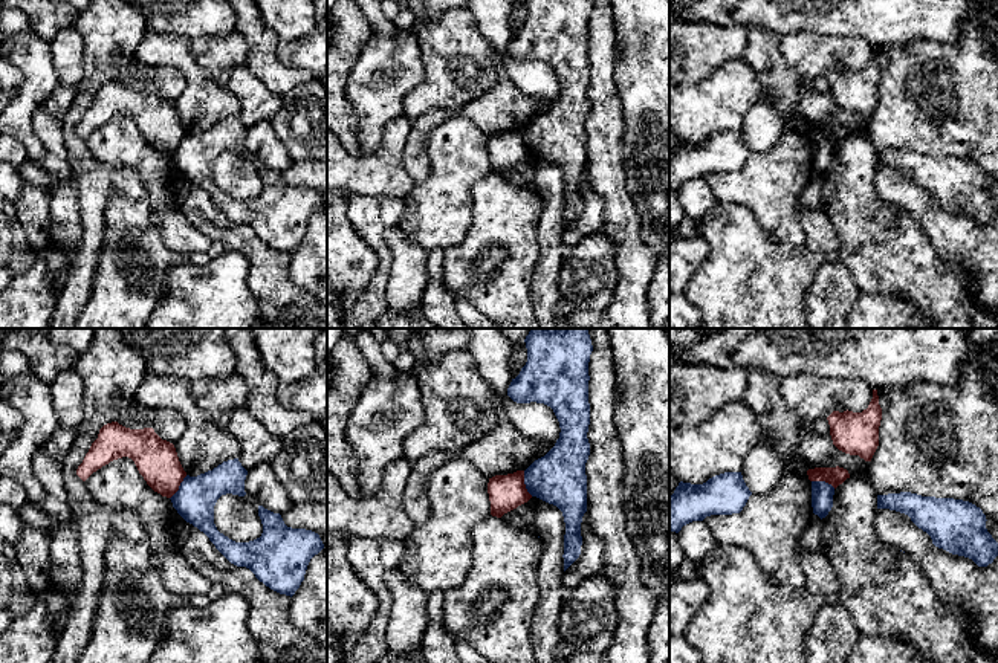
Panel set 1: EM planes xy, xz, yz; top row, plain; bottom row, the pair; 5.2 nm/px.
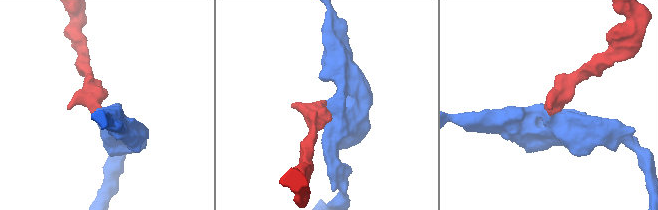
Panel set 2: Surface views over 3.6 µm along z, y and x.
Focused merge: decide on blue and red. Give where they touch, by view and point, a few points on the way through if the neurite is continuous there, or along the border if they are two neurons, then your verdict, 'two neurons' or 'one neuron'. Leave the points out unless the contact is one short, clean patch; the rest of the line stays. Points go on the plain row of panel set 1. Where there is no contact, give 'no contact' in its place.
contact xz (524, 141); border xz (523, 129), (524, 145), (532, 153); two neurons

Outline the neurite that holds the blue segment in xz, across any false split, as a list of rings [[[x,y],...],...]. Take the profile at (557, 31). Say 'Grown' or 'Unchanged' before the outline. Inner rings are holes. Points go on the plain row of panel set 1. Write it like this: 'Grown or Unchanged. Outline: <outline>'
Unchanged. Outline: [[[526,0],[527,20],[507,53],[517,61],[544,61],[559,79],[559,96],[524,128],[532,154],[556,163],[564,174],[564,229],[579,215],[581,180],[587,170],[585,121],[590,113],[588,20],[591,0]]]

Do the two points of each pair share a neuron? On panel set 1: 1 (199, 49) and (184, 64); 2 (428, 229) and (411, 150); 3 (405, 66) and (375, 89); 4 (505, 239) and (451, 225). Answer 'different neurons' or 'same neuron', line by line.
1: different neurons
2: different neurons
3: same neuron
4: different neurons

